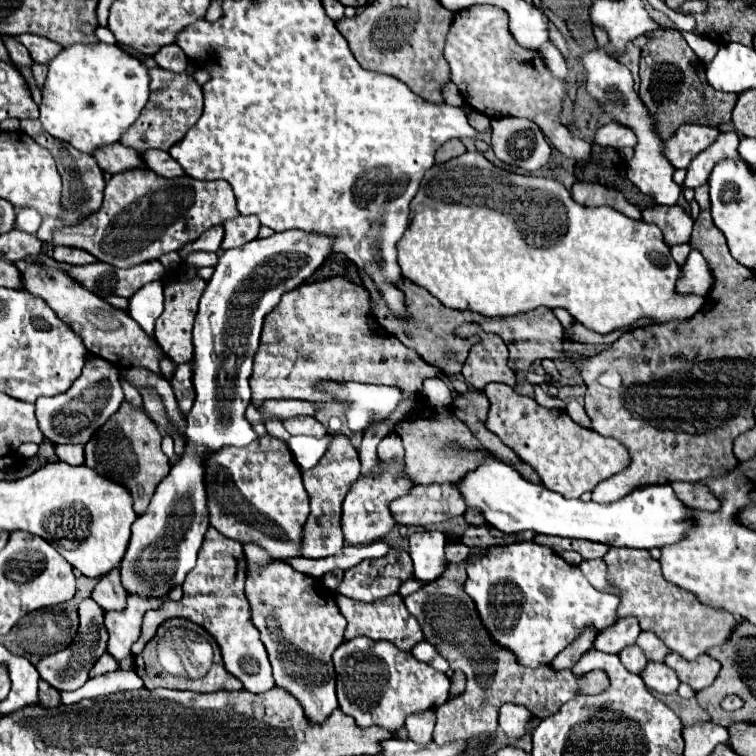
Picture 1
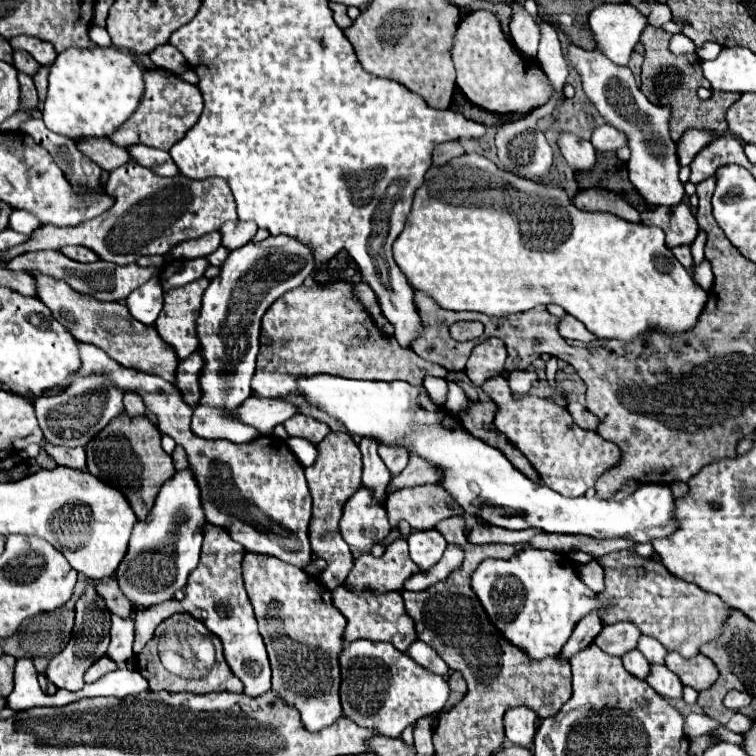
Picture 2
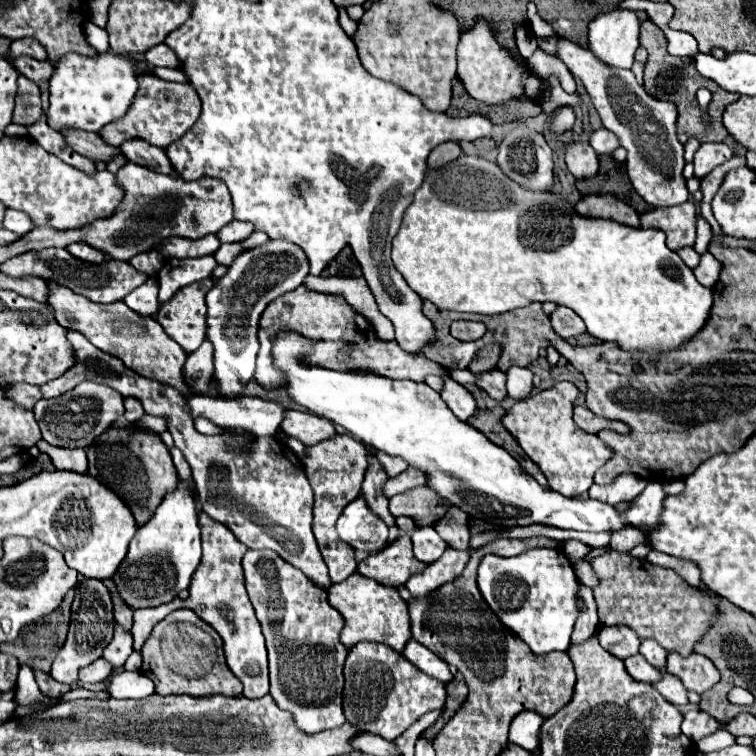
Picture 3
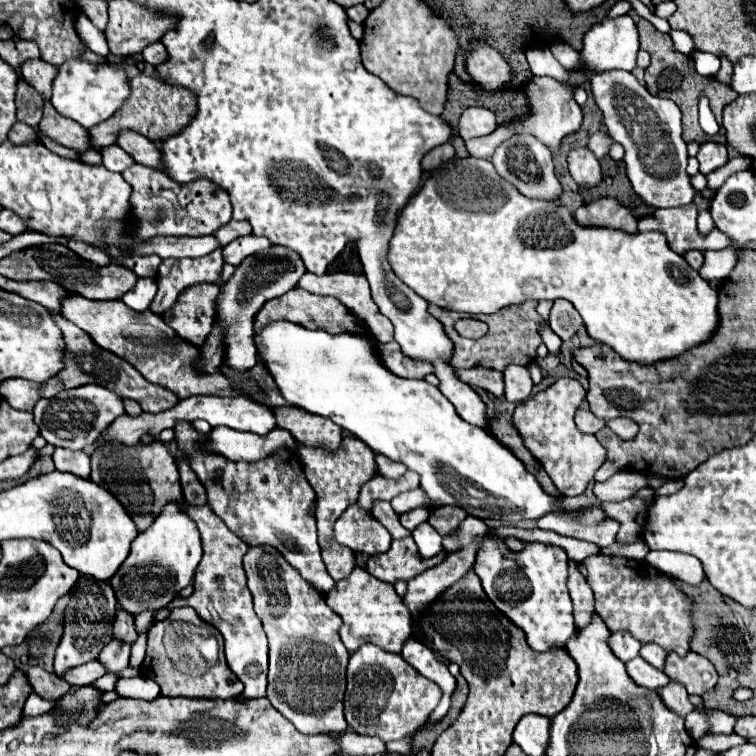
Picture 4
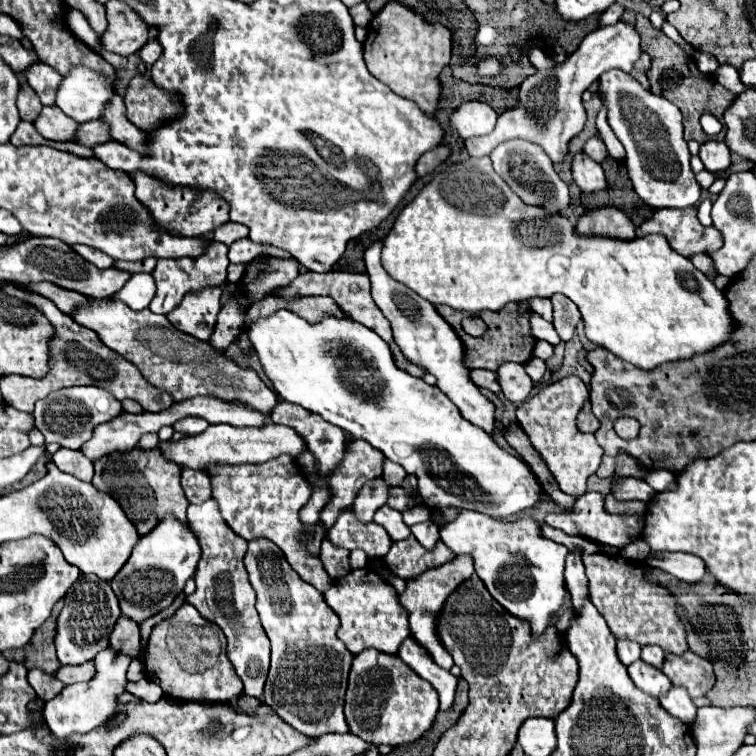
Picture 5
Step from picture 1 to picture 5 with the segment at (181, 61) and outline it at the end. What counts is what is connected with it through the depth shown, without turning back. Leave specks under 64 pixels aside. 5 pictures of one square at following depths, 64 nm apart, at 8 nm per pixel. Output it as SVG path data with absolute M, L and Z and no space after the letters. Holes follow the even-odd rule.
M150 40L138 54L140 54L140 58L142 58L146 64L154 64L154 62L160 58L160 54L162 54L162 46L156 44L156 40Z

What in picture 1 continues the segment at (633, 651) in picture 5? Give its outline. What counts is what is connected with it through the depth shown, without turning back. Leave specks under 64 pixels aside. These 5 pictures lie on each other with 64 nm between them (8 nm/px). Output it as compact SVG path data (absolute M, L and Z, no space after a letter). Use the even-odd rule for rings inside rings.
M634 616L620 618L612 628L600 632L594 640L594 648L606 654L618 654L624 646L634 644L640 634L640 624Z

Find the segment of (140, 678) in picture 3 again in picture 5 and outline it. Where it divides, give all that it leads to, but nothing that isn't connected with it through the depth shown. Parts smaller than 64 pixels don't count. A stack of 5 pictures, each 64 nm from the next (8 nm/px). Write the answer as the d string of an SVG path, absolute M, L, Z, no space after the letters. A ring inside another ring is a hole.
M142 678L142 680L138 680L138 682L128 682L128 694L136 696L136 698L140 698L140 700L144 700L144 702L156 702L156 700L162 698L164 692L162 692L160 686L156 686L156 684L152 684L150 680Z

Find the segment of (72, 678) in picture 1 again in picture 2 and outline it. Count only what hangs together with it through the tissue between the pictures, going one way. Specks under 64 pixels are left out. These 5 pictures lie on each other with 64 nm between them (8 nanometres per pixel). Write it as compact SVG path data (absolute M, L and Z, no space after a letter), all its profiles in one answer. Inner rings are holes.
M94 584L86 590L86 594L76 602L76 626L72 632L72 638L68 642L68 646L56 654L50 662L48 668L44 672L44 676L56 684L56 688L64 688L64 690L80 690L84 686L84 672L106 654L108 642L110 642L110 614L108 608L104 604L104 600L96 594Z

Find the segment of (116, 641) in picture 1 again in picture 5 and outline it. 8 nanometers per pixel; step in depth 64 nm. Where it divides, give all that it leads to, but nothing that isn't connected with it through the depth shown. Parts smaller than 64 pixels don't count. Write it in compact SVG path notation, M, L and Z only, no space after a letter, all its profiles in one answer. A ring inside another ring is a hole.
M110 646L104 648L104 652L96 654L96 670L98 674L90 680L90 682L82 682L82 684L74 684L74 686L66 686L56 698L52 698L50 702L46 702L44 708L44 720L48 724L48 728L56 734L56 738L62 742L64 738L72 736L72 734L86 734L90 730L94 730L96 726L104 724L108 718L114 716L118 700L116 696L124 692L126 686L126 670L132 658L122 656L120 652L112 650Z

